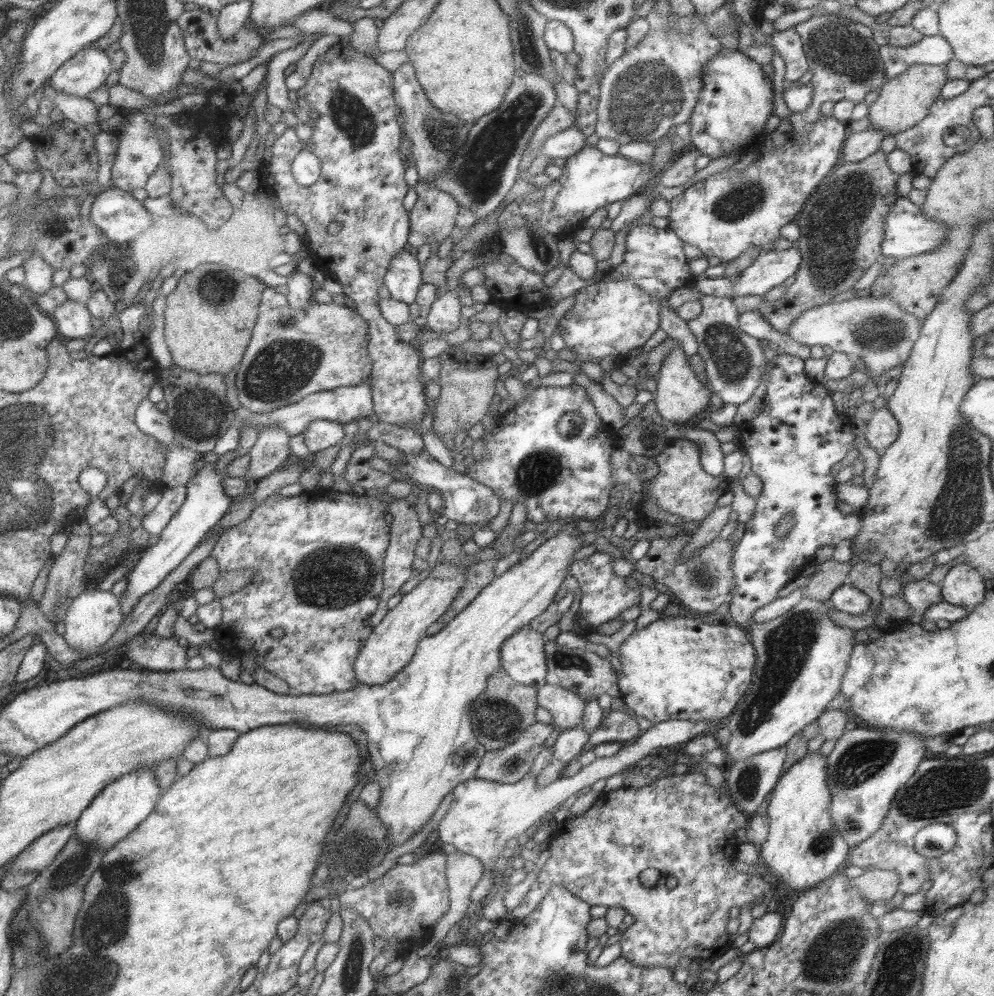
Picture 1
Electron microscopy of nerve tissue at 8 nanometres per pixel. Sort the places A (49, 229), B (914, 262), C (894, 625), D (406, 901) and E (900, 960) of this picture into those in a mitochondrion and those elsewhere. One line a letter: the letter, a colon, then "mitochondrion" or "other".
A: mitochondrion
B: other
C: other
D: mitochondrion
E: mitochondrion

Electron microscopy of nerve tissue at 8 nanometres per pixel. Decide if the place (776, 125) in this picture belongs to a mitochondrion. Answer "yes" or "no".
no

